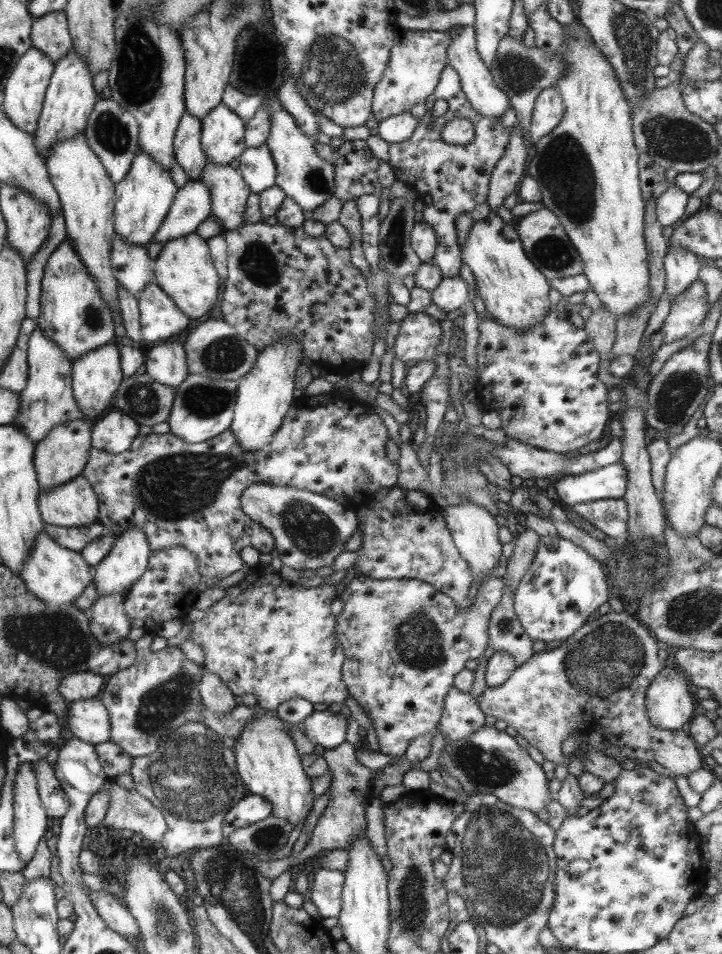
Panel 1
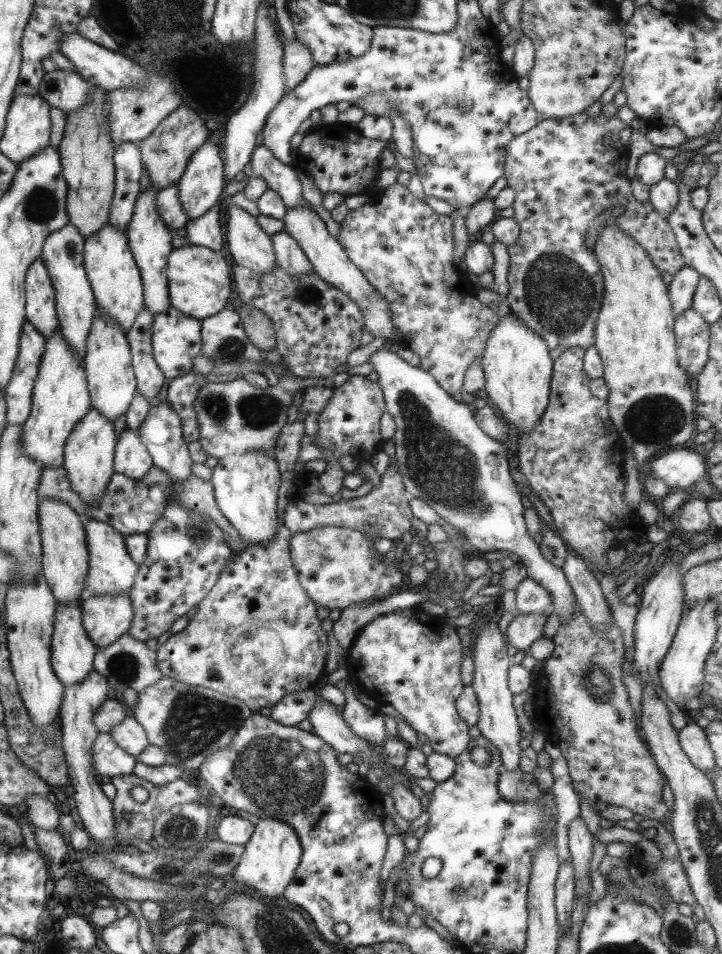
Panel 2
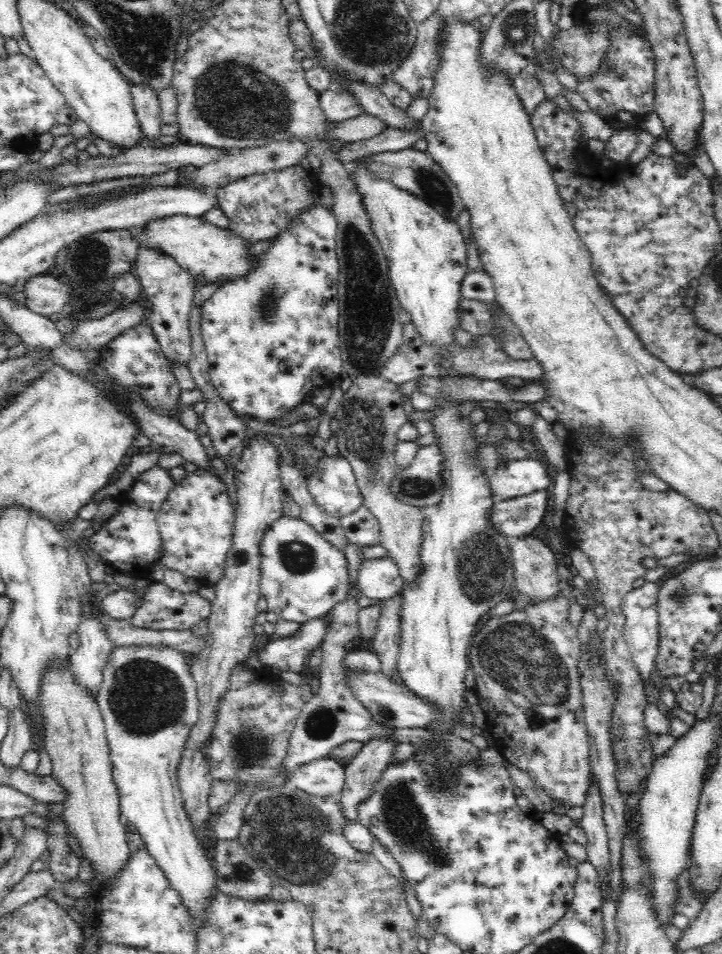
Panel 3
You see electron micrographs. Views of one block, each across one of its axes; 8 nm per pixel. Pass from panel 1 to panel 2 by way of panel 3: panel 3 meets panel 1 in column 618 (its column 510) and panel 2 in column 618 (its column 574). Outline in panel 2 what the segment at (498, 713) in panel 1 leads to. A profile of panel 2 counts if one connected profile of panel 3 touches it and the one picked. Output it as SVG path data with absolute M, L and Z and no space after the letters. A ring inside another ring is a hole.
M575 606L573 617L559 625L551 640L554 649L551 655L543 660L543 668L533 683L531 702L534 714L531 721L535 728L545 735L545 740L560 750L566 760L574 791L592 804L598 816L597 800L609 806L626 808L633 815L643 816L644 820L665 823L669 810L661 800L661 783L664 776L658 771L648 749L645 749L641 732L636 732L620 669L624 654L620 630L612 621L606 624L604 630L594 632L579 606Z

